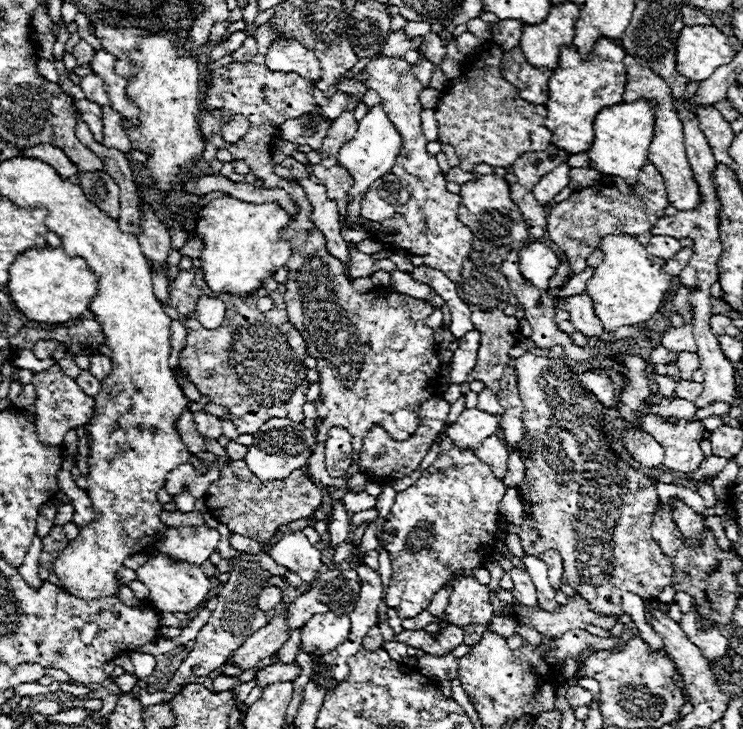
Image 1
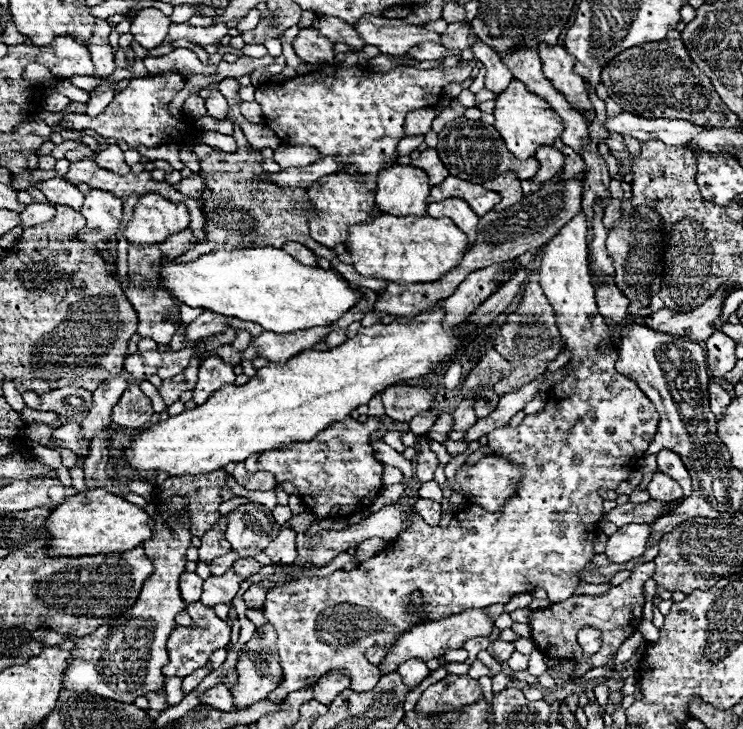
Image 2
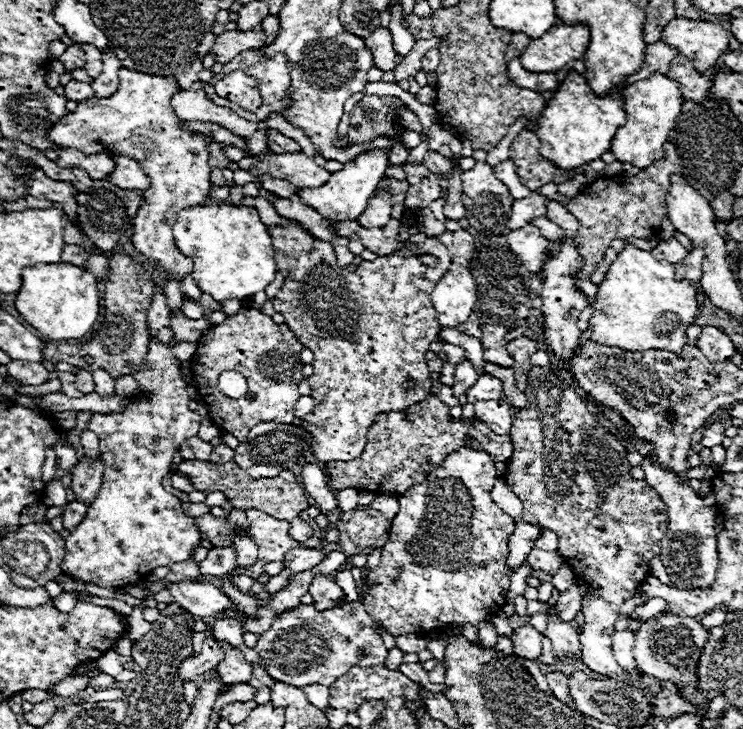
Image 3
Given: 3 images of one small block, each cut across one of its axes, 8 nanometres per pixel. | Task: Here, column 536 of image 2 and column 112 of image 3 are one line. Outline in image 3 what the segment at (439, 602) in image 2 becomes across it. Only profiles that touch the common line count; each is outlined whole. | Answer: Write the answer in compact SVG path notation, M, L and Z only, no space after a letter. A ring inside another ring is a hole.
M150 336L148 340L148 354L144 356L144 362L132 372L138 382L138 400L130 400L120 414L92 414L90 418L88 428L98 436L104 476L100 492L90 502L84 520L66 538L62 572L80 582L90 582L102 588L122 588L140 582L144 576L148 576L146 572L152 572L158 566L170 566L174 562L190 560L192 550L198 548L202 542L202 534L198 532L194 518L186 516L182 510L182 502L162 488L162 478L172 468L172 454L184 440L198 434L202 416L188 408L190 394L188 384L180 376L180 362L160 340L156 340L154 336Z

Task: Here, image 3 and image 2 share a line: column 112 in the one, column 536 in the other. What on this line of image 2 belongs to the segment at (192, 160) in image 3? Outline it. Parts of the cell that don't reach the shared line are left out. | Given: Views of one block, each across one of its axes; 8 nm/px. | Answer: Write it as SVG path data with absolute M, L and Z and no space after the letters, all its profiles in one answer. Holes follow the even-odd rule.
M512 80L510 86L496 98L496 108L494 108L494 118L496 118L496 130L500 136L506 140L508 150L516 158L532 158L536 154L538 146L554 146L554 140L560 138L560 116L548 106L544 98L538 94L530 92L520 80Z

